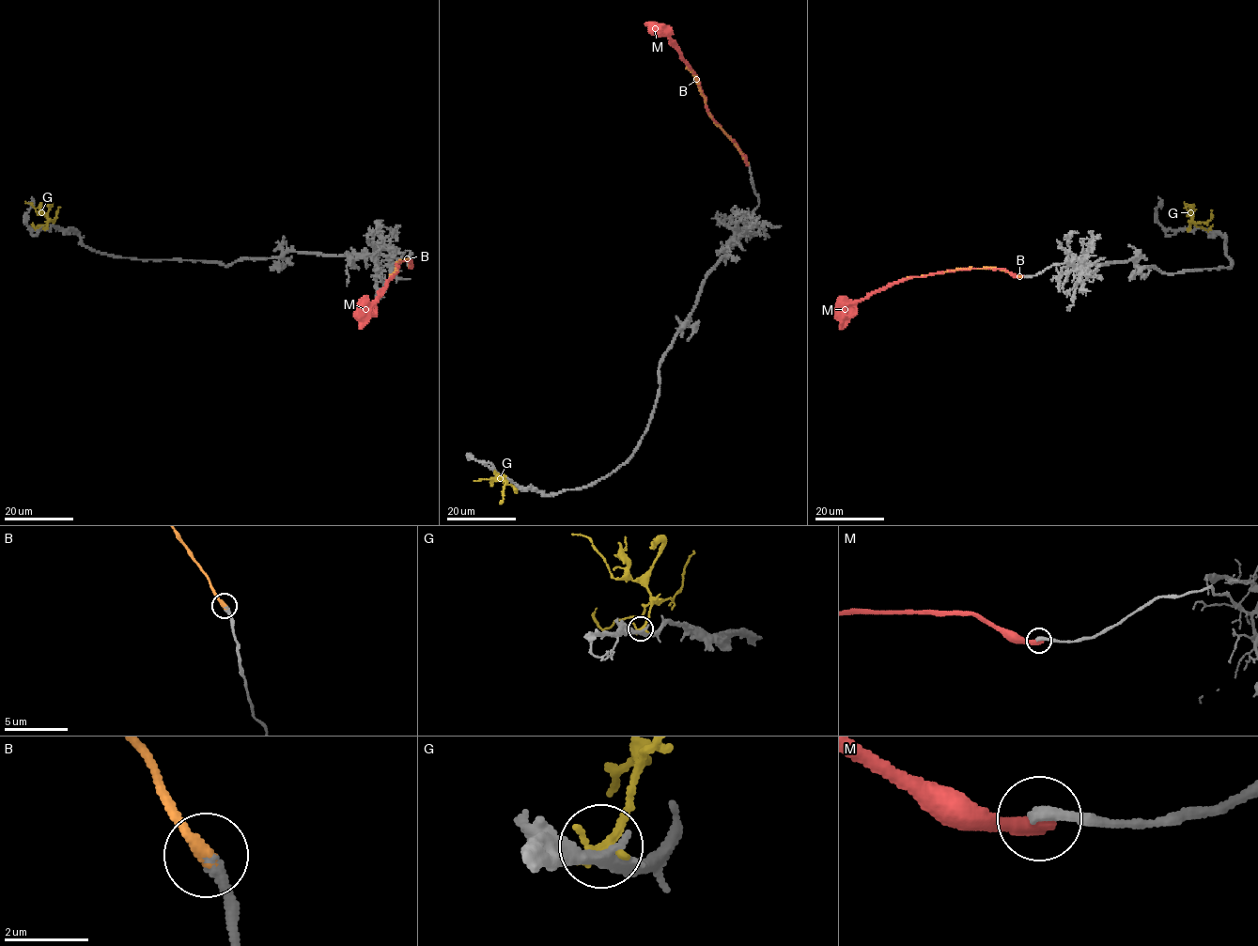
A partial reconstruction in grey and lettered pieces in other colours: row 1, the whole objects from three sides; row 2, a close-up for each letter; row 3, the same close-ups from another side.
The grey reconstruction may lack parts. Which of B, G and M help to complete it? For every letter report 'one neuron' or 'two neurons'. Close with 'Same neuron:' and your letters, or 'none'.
B: one neuron
G: two neurons
M: two neurons
Same neuron: B

